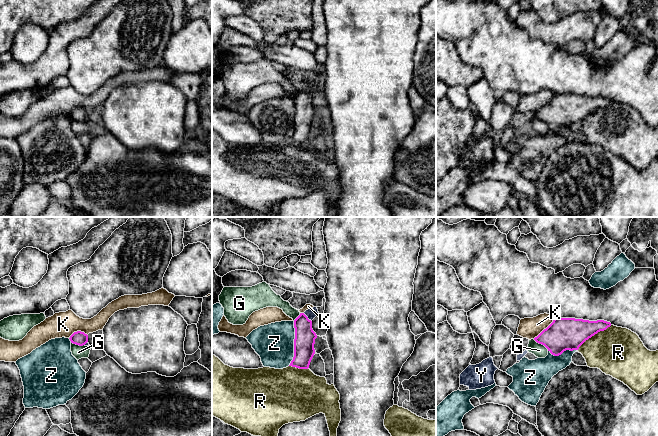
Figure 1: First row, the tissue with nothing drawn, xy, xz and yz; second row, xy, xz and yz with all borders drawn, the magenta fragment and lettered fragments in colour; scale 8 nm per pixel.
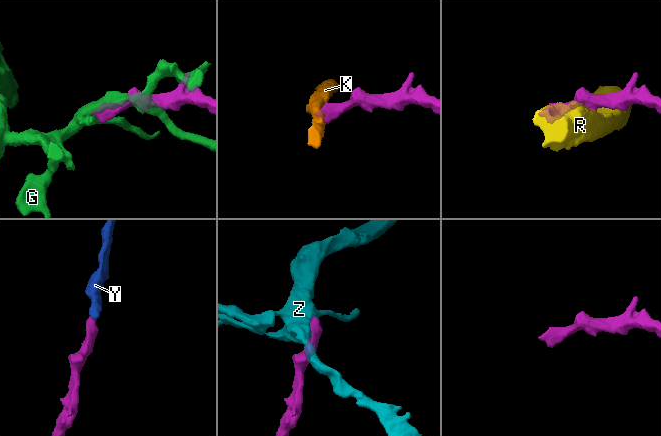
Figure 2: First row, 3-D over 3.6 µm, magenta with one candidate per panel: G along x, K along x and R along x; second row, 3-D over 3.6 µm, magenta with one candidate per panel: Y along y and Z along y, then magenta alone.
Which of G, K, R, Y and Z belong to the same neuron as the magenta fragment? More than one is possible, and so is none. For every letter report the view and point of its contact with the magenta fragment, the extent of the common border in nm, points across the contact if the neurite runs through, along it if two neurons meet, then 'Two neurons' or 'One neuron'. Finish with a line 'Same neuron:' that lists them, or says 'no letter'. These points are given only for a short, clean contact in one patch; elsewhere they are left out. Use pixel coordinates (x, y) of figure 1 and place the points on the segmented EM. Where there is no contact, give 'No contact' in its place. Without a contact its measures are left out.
G: Touches magenta at yz (541, 343). Shared border 160 nm. Boundary: yz (533, 339), (541, 343), (548, 350). Two neurons
K: Touches magenta at yz (544, 329). Shared border 240 nm. Boundary: yz (554, 318), (533, 338). Two neurons
R: Touches magenta at yz (594, 334). Shared border 340 nm. Two neurons
Y: Touches magenta at xz (307, 317). Shared border 100 nm. Path across: xz (304, 341), (307, 317), (311, 313). One neuron
Z: Touches magenta at xz (294, 343). Shared border 360 nm. Two neurons
Same neuron: Y

